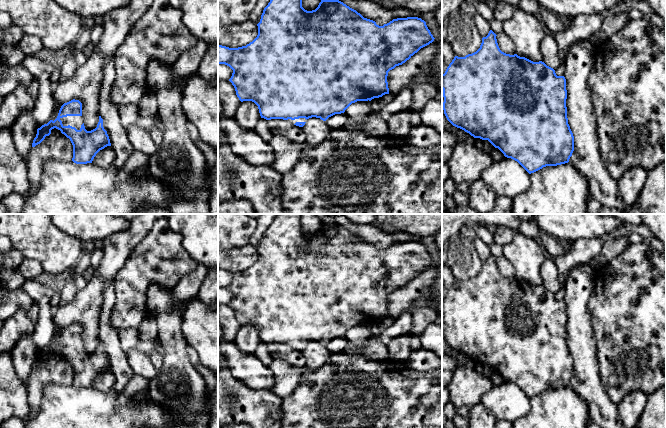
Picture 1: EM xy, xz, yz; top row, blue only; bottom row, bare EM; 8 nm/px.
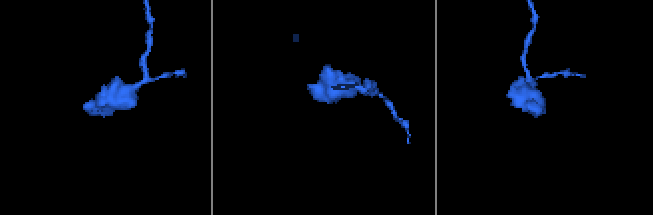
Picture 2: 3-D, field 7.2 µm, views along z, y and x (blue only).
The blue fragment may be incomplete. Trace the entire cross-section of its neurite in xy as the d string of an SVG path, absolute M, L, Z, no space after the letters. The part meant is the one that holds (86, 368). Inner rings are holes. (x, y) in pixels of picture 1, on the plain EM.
M71 324L64 327L57 342L37 353L32 371L40 368L51 354L56 352L70 363L73 369L72 385L76 388L92 387L96 378L107 370L111 370L107 355L103 351L103 343L99 340L97 351L87 355L82 340L82 327L79 324Z

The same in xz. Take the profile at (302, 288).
M277 214L264 232L257 250L257 261L246 270L229 272L218 269L218 288L225 288L233 294L229 305L237 321L241 326L254 326L261 342L283 343L299 351L303 351L309 342L326 345L335 338L344 337L352 327L389 318L388 296L435 263L421 242L397 242L379 250L337 223L321 224L315 234L307 235L302 231L301 214Z

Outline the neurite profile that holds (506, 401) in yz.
M505 381L493 385L482 398L481 403L498 421L514 422L530 411L530 398L515 384Z

